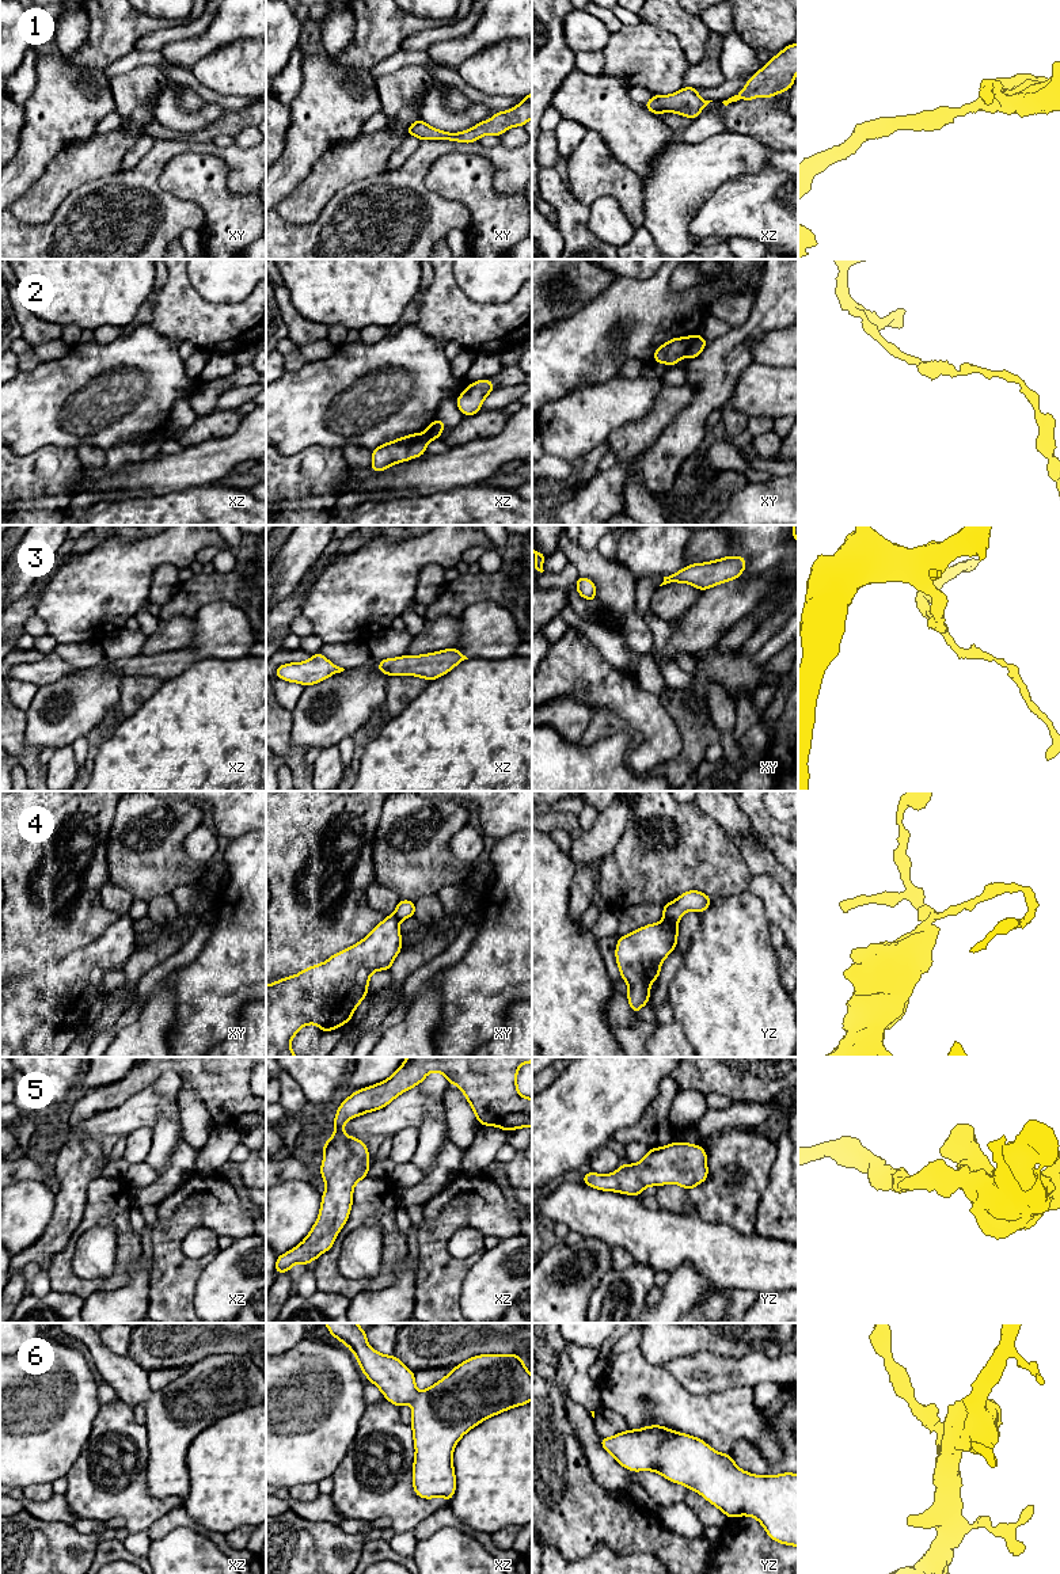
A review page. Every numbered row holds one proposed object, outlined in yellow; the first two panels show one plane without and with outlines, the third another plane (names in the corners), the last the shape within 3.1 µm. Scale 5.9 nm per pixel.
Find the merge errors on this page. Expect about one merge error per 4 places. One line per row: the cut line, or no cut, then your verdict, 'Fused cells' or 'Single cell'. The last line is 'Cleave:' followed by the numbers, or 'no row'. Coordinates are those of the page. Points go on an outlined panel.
1: No split. Single cell
2: Split along xy (699, 335), (691, 342), (686, 353). Fused cells
3: No split. Single cell
4: Split along yz (664, 917), (672, 919), (676, 923). Fused cells
5: No split. Single cell
6: No split. Single cell
Cleave: 2, 4

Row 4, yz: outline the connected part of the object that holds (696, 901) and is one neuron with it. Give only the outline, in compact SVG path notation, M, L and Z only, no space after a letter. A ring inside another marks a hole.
M688 890L675 901L662 904L664 919L679 923L683 913L687 910L702 913L711 905L711 898L713 897L708 897L702 891Z

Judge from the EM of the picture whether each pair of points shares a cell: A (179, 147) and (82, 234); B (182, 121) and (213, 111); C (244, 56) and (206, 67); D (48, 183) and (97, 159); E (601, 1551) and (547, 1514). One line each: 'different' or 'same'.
A: same
B: same
C: same
D: same
E: different

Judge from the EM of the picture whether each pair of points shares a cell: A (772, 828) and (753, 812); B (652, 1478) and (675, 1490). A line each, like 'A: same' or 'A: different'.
A: same
B: same

